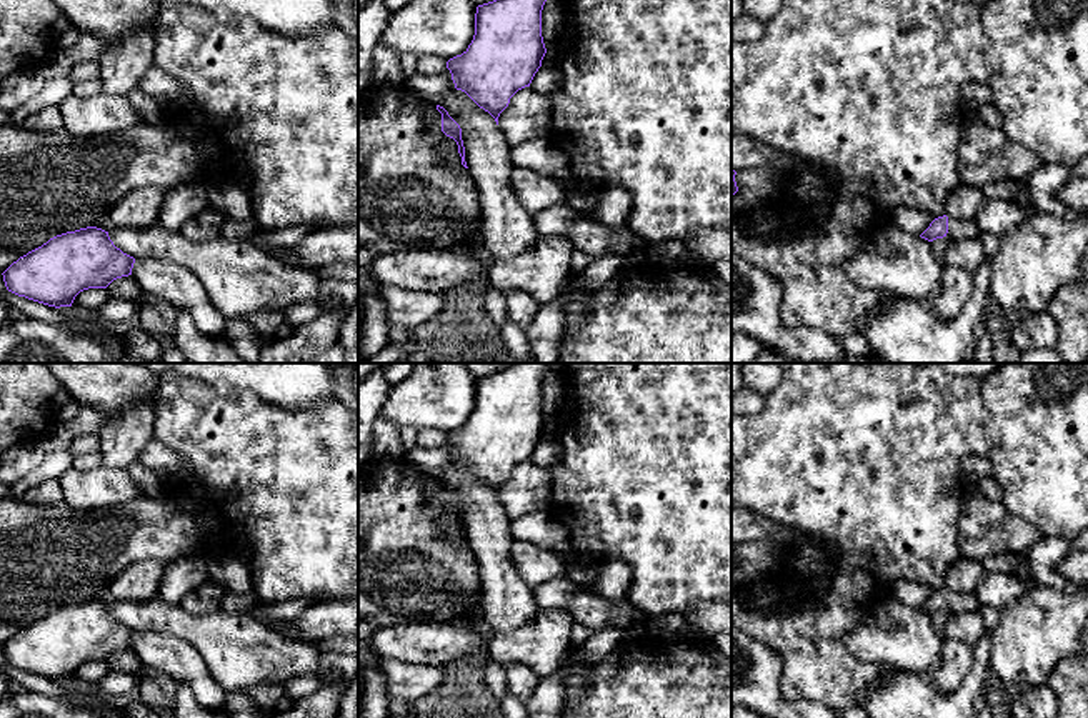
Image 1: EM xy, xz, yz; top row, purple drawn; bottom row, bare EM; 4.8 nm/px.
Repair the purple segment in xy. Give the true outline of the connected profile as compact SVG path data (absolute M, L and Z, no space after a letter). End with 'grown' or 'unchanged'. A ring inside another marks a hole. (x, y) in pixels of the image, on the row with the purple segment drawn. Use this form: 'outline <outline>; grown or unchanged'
outline M87 227L50 238L42 247L13 262L2 275L8 292L48 307L60 308L72 307L75 297L83 290L107 288L113 280L132 275L133 263L135 258L117 248L110 240L108 232L97 227Z; unchanged

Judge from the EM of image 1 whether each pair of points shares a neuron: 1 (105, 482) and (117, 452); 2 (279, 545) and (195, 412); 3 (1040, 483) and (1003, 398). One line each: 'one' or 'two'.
1: two
2: one
3: one

